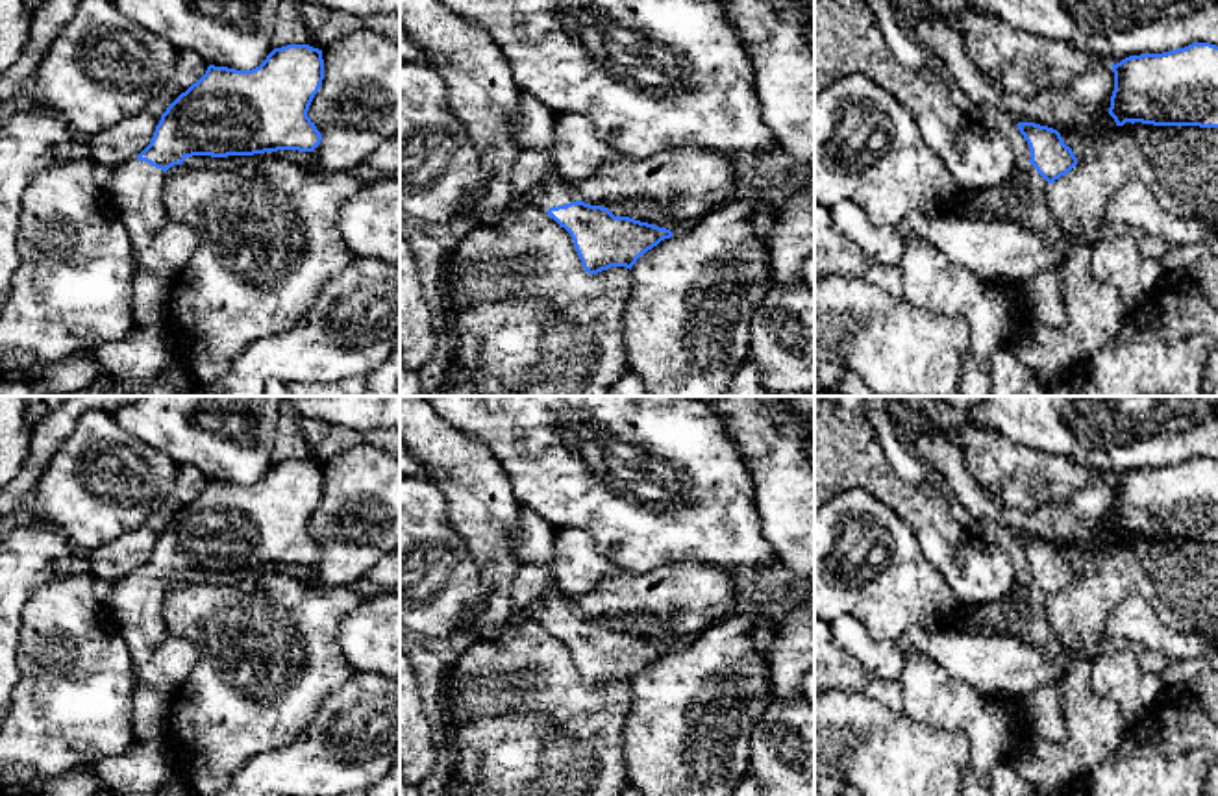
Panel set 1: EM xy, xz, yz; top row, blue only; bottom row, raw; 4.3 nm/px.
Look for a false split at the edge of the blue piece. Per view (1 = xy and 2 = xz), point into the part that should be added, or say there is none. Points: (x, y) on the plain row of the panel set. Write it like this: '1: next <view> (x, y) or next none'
1: next xy (134, 602)
2: next xz (552, 606)

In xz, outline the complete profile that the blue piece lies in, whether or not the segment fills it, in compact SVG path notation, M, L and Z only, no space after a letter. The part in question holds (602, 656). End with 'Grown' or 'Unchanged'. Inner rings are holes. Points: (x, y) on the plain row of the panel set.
M557 585L533 600L526 616L539 620L565 642L576 661L585 687L598 689L611 681L631 681L640 670L674 648L629 631L615 631L607 622L581 616L574 600Z. Grown

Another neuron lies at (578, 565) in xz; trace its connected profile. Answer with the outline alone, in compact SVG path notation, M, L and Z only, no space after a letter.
M555 529L552 570L561 592L576 600L618 566L598 550L589 531Z

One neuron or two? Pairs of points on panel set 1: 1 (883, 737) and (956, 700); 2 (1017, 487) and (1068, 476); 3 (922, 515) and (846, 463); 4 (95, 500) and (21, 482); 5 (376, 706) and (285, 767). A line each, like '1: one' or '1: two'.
1: two
2: one
3: one
4: two
5: one

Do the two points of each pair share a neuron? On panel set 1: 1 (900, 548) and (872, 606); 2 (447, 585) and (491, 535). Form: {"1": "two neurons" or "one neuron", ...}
{"1": "one neuron", "2": "two neurons"}

